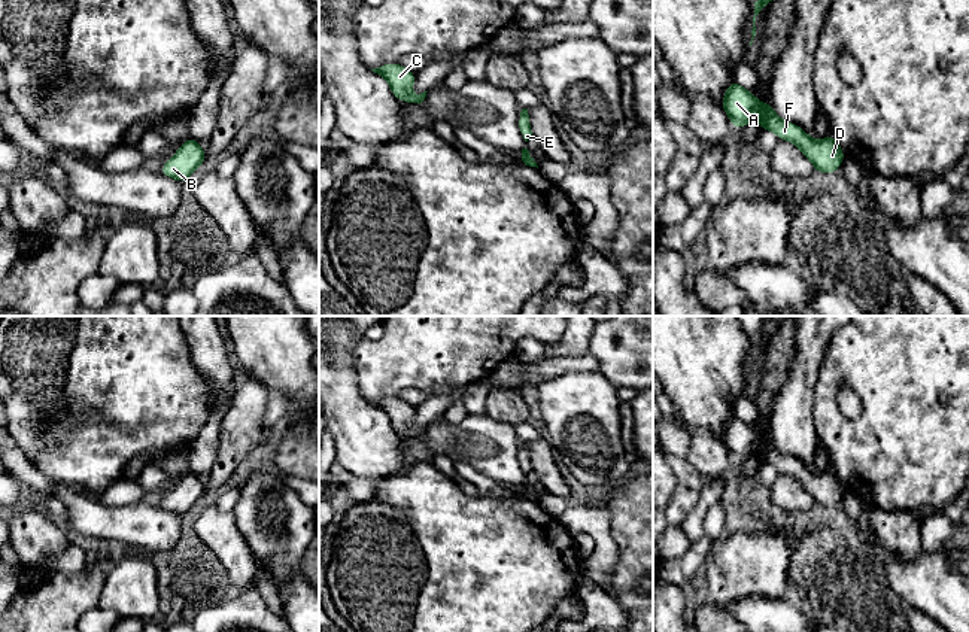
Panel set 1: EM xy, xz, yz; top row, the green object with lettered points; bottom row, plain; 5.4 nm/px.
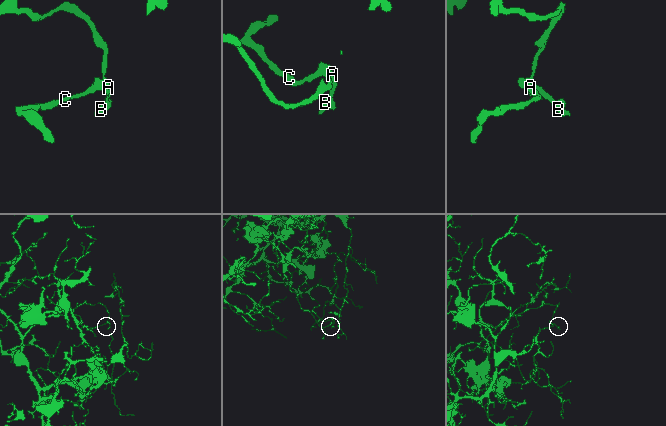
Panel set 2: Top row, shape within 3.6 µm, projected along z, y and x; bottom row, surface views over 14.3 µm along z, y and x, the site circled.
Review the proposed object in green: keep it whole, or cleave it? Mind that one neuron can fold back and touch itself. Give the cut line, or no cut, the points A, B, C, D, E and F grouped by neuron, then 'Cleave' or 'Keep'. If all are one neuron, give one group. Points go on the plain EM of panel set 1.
No split. Groups: A B C D E F. Keep

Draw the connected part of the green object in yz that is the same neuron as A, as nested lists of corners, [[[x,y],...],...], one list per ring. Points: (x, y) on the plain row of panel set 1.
[[[735,414],[727,419],[722,440],[733,462],[739,464],[750,455],[759,456],[763,464],[774,465],[780,474],[795,477],[818,507],[835,507],[841,501],[845,487],[833,470],[812,474],[801,461],[780,453],[771,437],[760,437]]]

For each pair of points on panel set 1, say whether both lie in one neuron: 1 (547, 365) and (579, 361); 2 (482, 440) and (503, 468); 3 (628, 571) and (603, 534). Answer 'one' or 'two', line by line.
1: one
2: one
3: two

